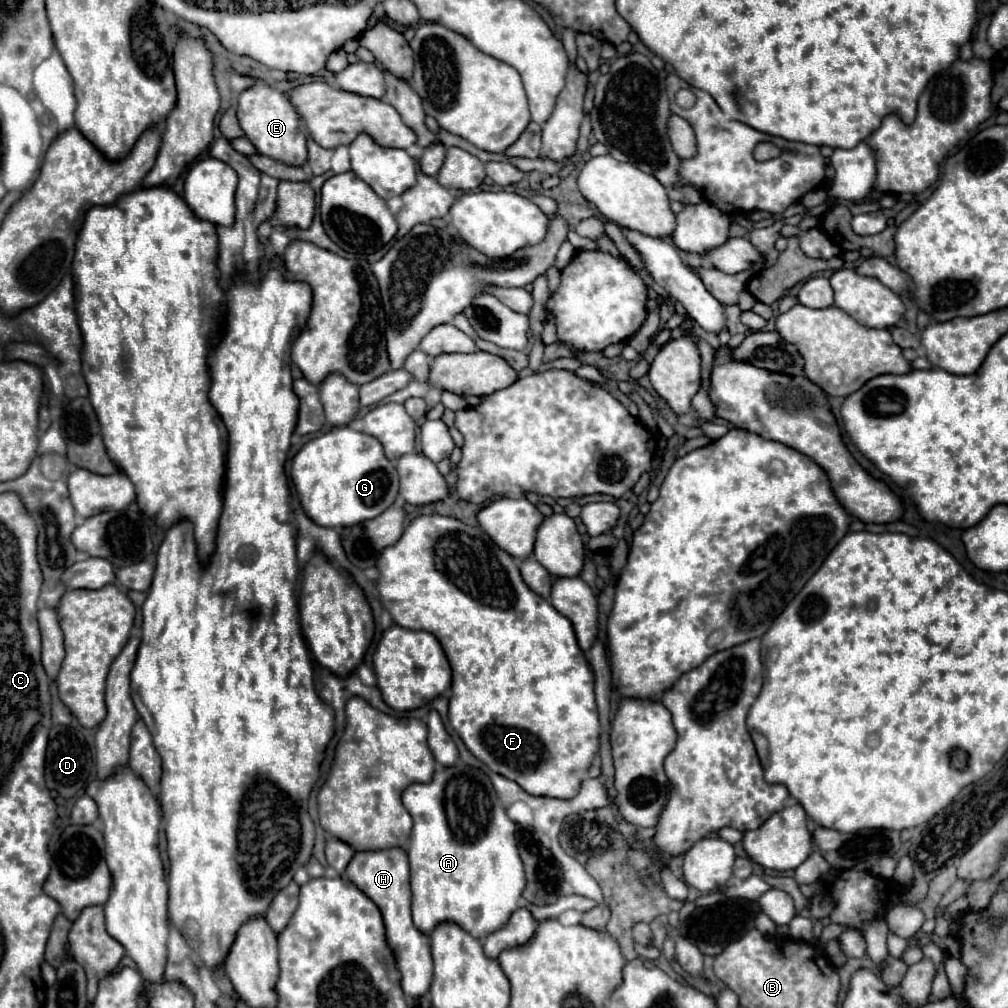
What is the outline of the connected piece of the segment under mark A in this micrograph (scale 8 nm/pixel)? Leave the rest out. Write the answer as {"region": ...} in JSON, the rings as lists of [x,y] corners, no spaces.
{"region":[[[457,762],[453,766],[437,766],[431,782],[411,784],[403,792],[403,806],[413,818],[409,838],[411,864],[411,892],[413,892],[413,923],[421,932],[429,934],[439,922],[457,922],[471,936],[485,938],[499,930],[513,910],[519,908],[519,898],[525,888],[523,862],[519,858],[515,830],[489,776],[473,766]]]}

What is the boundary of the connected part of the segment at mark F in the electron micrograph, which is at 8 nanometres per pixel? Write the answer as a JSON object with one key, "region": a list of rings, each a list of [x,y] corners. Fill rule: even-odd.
{"region":[[[439,514],[415,518],[405,528],[399,542],[395,542],[393,546],[389,546],[381,552],[381,556],[377,560],[377,568],[381,574],[377,580],[377,590],[379,590],[383,606],[391,614],[393,622],[403,628],[427,630],[427,632],[435,634],[445,650],[445,656],[449,652],[449,664],[453,668],[449,722],[455,728],[455,732],[461,736],[461,740],[465,742],[469,752],[475,758],[479,758],[481,762],[485,762],[489,766],[489,770],[493,770],[497,774],[505,774],[505,778],[513,778],[513,782],[517,782],[527,794],[533,794],[533,796],[541,794],[541,796],[549,796],[549,798],[573,798],[573,794],[577,794],[577,790],[581,788],[581,782],[585,780],[587,770],[599,752],[599,716],[597,716],[597,702],[595,702],[595,676],[583,656],[583,650],[577,644],[571,622],[563,614],[553,610],[553,606],[545,598],[541,598],[539,594],[529,590],[529,586],[523,582],[523,578],[519,574],[519,566],[513,556],[509,556],[505,550],[501,550],[479,526],[477,528],[467,526],[467,524],[459,522],[457,518],[439,516]]]}

